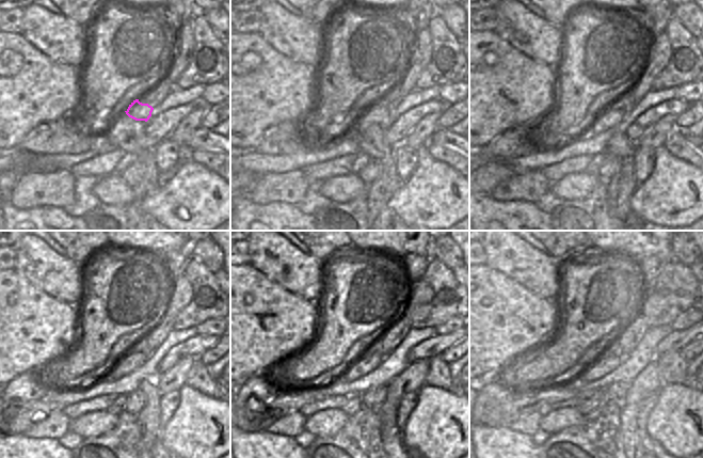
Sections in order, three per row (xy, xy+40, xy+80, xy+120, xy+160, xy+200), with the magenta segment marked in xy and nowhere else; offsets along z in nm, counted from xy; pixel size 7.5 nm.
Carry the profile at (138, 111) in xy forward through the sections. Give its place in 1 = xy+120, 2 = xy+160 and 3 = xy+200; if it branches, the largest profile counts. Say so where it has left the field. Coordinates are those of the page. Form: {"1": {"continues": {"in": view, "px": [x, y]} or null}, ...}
{"1": {"continues": {"in": "xy+120", "px": [127, 363]}}, "2": {"continues": {"in": "xy+160", "px": [364, 364]}}, "3": {"continues": {"in": "xy+200", "px": [596, 368]}}}

